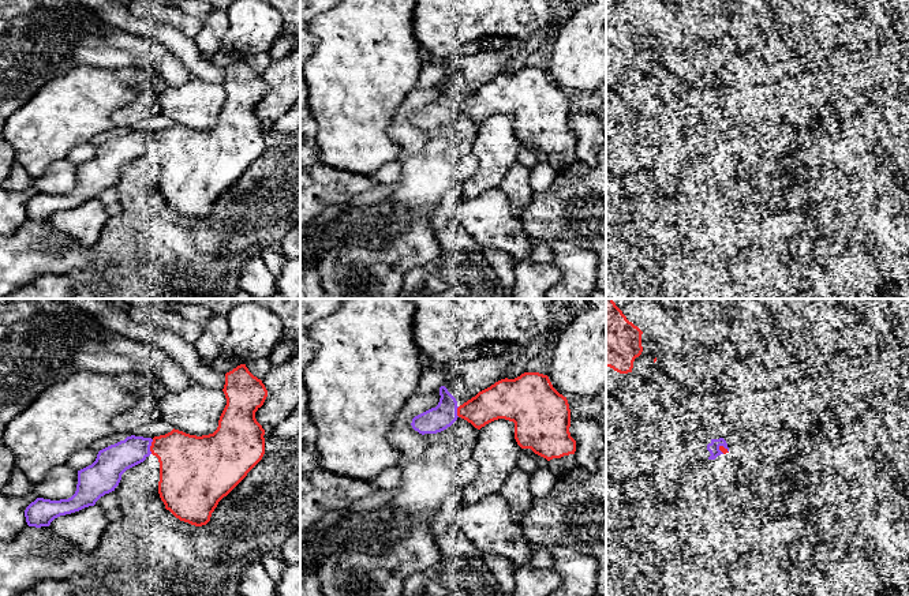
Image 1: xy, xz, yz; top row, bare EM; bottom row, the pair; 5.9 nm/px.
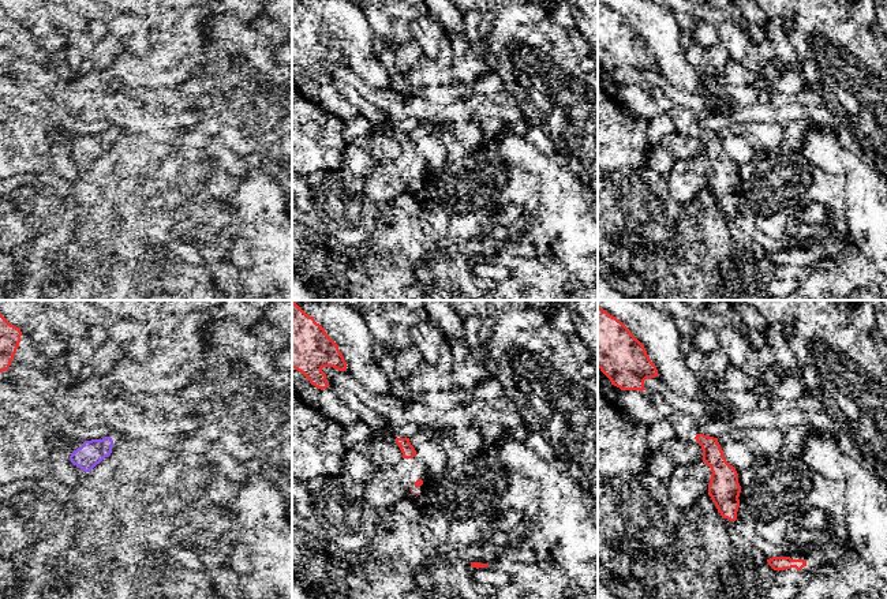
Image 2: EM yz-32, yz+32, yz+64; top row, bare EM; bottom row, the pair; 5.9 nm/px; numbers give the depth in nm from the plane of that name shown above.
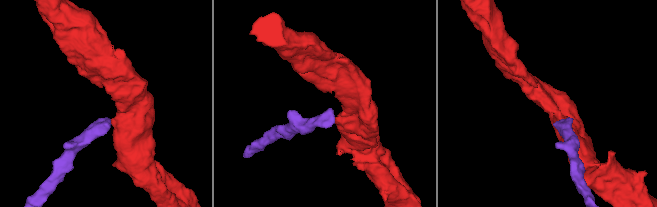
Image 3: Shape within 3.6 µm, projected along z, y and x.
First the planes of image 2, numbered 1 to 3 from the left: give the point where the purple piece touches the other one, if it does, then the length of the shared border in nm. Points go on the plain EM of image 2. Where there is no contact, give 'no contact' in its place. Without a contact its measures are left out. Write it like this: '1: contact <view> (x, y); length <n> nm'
1: no contact
2: no contact
3: no contact

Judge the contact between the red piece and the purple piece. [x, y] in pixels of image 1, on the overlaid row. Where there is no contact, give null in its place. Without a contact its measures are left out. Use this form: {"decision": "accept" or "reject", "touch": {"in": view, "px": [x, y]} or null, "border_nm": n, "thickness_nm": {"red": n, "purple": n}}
{"decision": "accept", "touch": {"in": "xy", "px": [150, 446]}, "border_nm": 90, "thickness_nm": {"red": 340, "purple": 190}}

